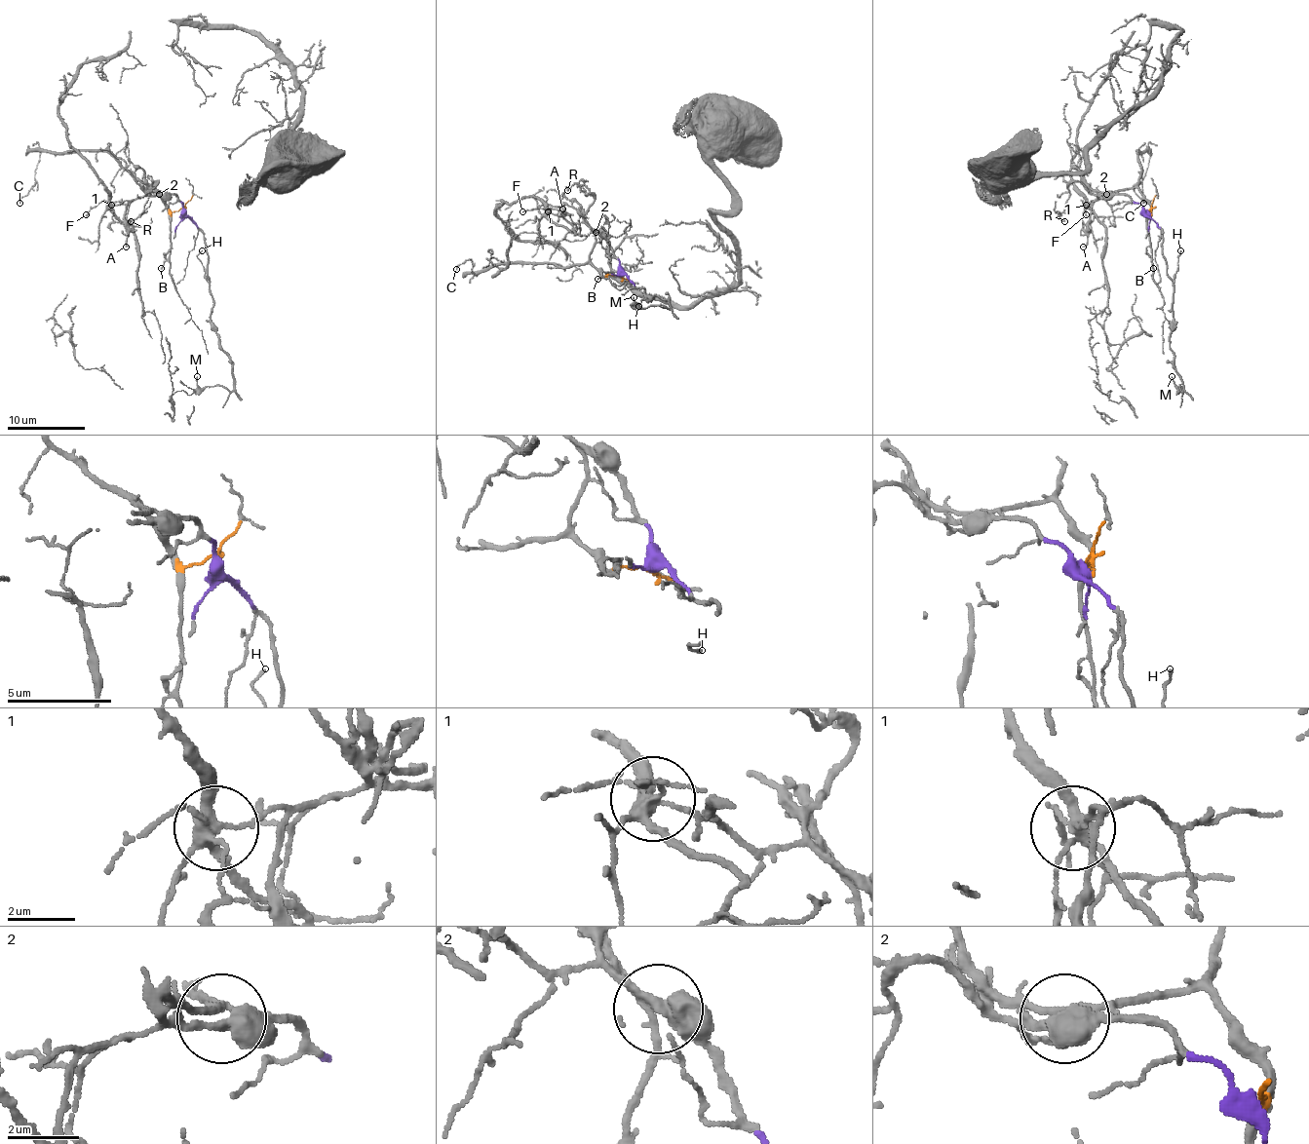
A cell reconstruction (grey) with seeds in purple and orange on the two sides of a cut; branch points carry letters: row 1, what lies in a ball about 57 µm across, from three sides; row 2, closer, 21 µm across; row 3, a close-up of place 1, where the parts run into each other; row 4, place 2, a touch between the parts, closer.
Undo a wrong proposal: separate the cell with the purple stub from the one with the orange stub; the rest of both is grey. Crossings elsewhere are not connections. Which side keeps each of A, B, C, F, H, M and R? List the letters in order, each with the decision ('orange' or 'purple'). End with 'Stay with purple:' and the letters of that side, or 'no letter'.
A: purple
B: orange
C: orange
F: purple
H: purple
M: purple
R: purple
Stay with purple: A, F, H, M, R

